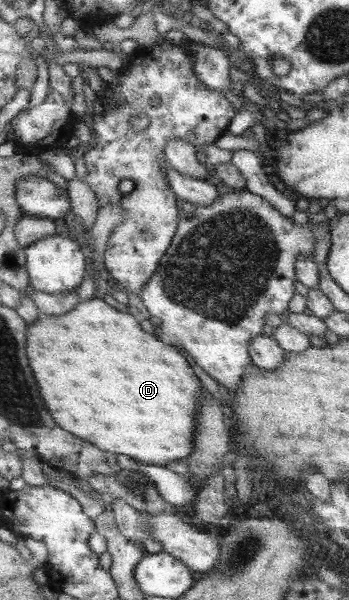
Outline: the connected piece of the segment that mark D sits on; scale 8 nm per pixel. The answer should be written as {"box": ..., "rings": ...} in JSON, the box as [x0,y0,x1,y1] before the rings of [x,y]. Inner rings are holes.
{"box":[27,297,204,468],"rings":[[[93,297],[63,315],[41,314],[27,326],[27,340],[28,358],[32,358],[32,370],[36,370],[40,394],[44,394],[52,418],[56,418],[64,430],[80,434],[79,437],[88,442],[96,442],[96,446],[108,453],[124,454],[139,463],[162,468],[172,460],[192,456],[192,450],[196,450],[192,442],[196,400],[204,388],[178,349],[164,344],[154,334],[146,334],[128,311],[117,310],[103,299]]]}

